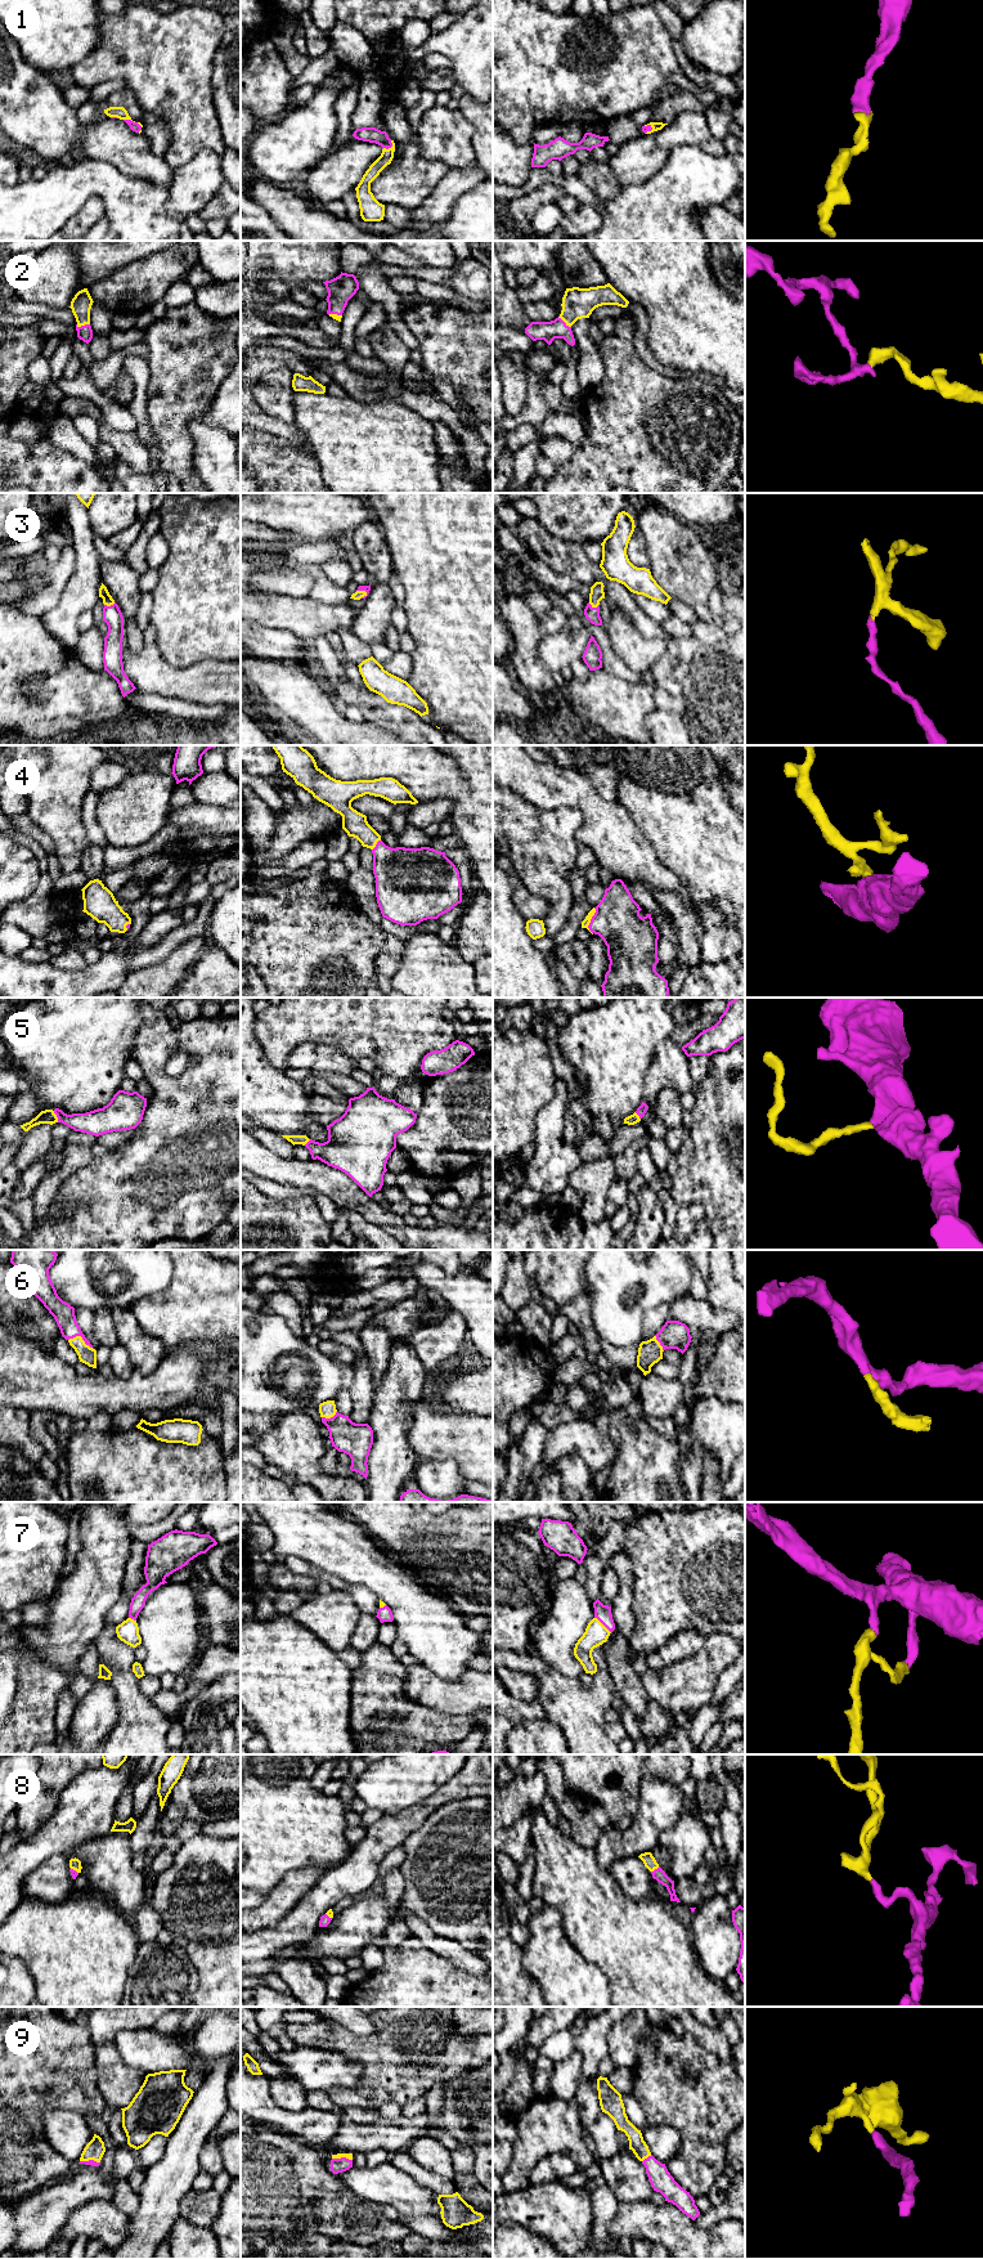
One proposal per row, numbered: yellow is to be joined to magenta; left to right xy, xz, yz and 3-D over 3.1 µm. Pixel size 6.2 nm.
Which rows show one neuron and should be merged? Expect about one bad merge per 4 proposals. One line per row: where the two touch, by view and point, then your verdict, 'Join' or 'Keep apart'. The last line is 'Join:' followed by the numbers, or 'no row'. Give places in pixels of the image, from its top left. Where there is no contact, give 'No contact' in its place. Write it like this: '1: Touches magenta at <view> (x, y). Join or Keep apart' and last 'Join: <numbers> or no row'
1: Touches magenta at xz (390, 147). Join
2: Touches magenta at xy (82, 326). Join
3: Touches magenta at xy (111, 605). Join
4: Touches magenta at yz (591, 920). Join
5: Touches magenta at xy (57, 1116). Join
6: Touches magenta at xy (81, 1336). Join
7: Touches magenta at yz (602, 1623). Join
8: Touches magenta at yz (655, 1869). Join
9: Touches magenta at yz (647, 2157). Join
Join: 1, 2, 3, 4, 5, 6, 7, 8, 9

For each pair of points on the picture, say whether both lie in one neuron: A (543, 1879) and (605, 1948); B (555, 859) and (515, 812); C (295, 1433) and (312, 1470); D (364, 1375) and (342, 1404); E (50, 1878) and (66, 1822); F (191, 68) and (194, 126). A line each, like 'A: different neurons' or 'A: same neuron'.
A: same neuron
B: same neuron
C: same neuron
D: different neurons
E: different neurons
F: same neuron

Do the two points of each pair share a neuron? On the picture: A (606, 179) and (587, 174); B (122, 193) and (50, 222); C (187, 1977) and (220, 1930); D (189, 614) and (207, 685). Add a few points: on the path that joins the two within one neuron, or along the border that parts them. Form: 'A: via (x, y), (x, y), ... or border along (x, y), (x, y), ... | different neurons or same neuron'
A: via (601, 179), (592, 174) | same neuron
B: via (104, 189), (82, 189), (68, 204) | same neuron
C: border along (175, 1944), (196, 1970), (194, 1991) | different neurons
D: border along (227, 660), (202, 659), (182, 667), (171, 666) | different neurons

